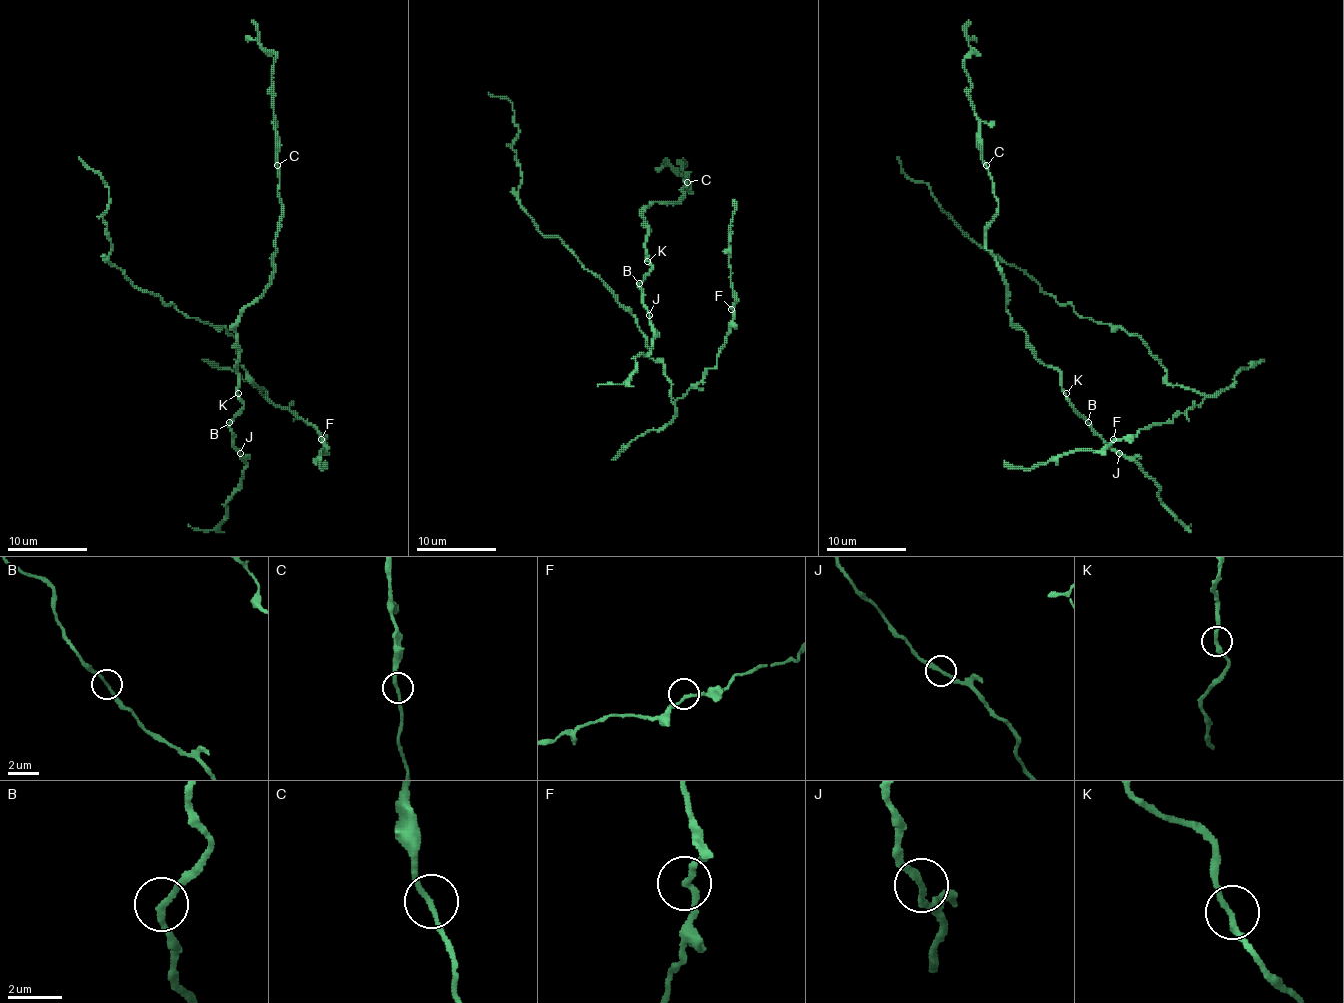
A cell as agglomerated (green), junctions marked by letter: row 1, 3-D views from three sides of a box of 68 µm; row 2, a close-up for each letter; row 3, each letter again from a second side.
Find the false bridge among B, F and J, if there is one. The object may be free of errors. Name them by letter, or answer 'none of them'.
none of them

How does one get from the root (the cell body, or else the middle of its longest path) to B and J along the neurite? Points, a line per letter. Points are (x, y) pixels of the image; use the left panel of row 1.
B: (238, 371), (238, 393), (244, 409), (230, 423)
J: (238, 371), (238, 393), (244, 409), (230, 425), (230, 431), (232, 443), (240, 453)

